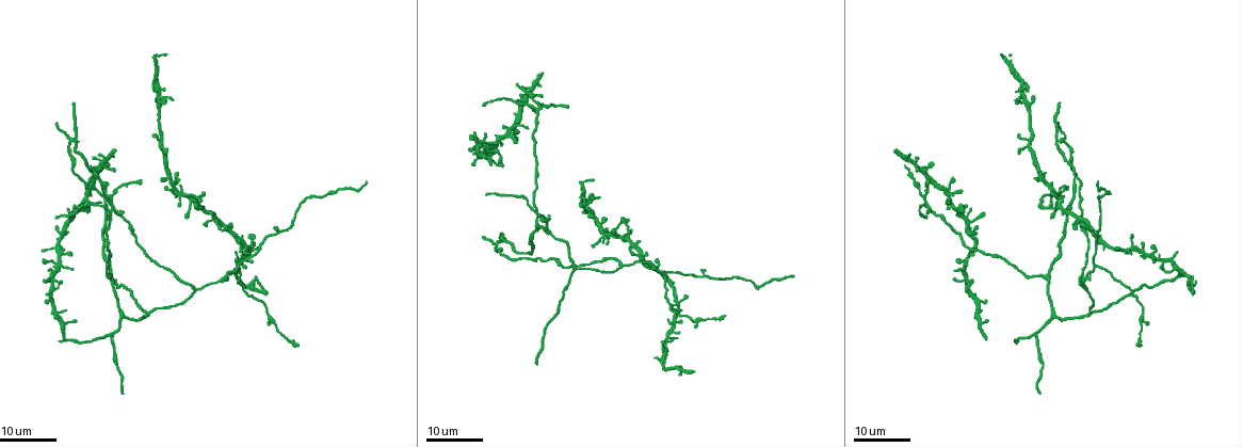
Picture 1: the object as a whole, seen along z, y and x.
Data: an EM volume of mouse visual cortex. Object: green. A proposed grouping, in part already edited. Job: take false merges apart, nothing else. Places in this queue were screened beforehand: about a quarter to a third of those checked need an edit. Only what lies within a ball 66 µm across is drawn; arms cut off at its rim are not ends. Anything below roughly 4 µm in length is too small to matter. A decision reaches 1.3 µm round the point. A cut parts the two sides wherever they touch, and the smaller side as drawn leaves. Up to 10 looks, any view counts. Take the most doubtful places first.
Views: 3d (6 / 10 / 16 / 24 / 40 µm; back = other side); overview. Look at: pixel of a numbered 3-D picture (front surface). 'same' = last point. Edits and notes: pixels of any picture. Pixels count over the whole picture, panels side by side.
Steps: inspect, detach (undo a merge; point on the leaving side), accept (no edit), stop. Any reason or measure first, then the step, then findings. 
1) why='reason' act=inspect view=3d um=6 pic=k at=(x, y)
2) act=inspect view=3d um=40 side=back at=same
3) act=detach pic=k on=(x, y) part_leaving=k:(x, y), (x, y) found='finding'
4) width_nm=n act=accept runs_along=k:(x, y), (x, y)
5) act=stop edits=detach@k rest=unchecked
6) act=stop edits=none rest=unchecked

why='four or more arms meet' act=inspect view=3d um=16 pic=1 at=(931, 210)

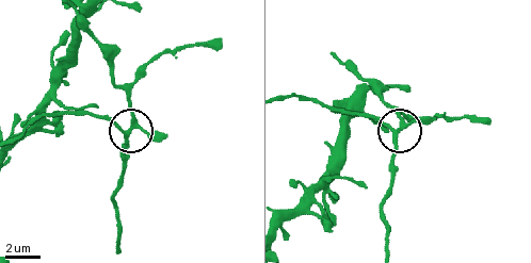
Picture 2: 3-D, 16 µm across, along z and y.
why='zoom in' act=inspect view=3d um=10 pic=2 at=(125, 130)

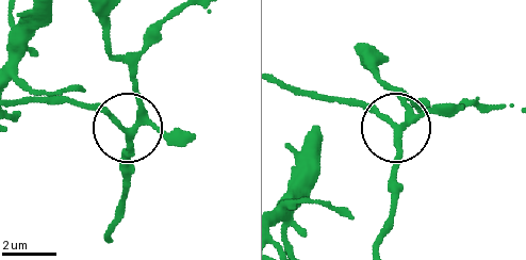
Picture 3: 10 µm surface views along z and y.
arms=4 act=accept found='one neuron here'

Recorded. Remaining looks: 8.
act=inspect view=3d um=24 pic=1 at=(110, 337)

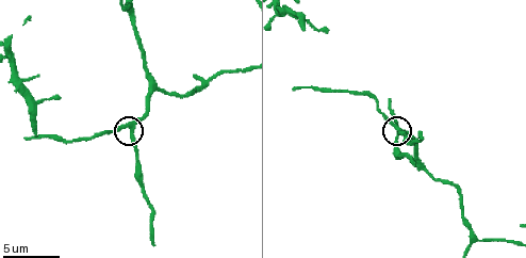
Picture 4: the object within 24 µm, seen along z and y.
act=inspect view=3d um=10 pic=4 at=(398, 131)

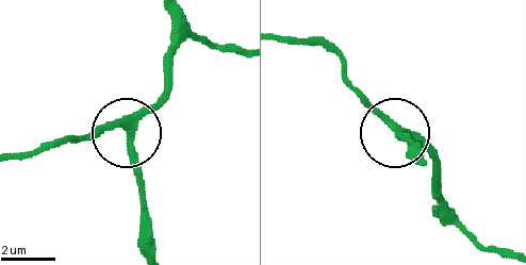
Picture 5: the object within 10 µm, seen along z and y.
arms=3 act=accept runs_along=5:(465, 229), (443, 197), (431, 155), (390, 128), (344, 82) found='all the same neuron'

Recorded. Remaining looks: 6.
why='arms part here' act=inspect view=3d um=24 pic=1 at=(74, 140)

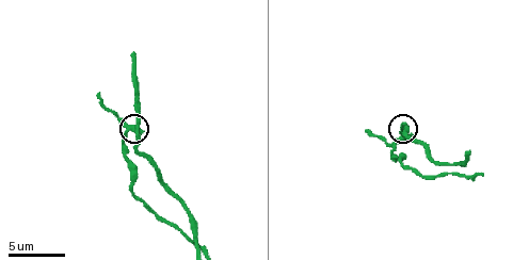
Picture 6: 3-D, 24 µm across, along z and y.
act=inspect view=3d um=10 pic=6 at=(138, 129)

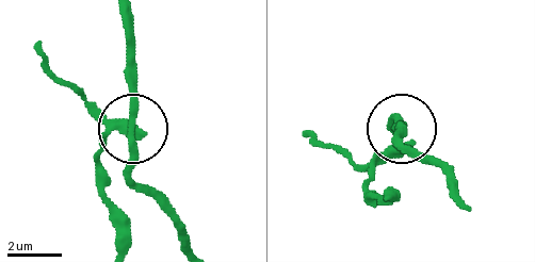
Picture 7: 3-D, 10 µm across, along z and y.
side_arm_um=7 act=accept runs_along=7:(190, 245), (128, 169), (135, 62) found='one neuron here'

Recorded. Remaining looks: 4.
why='three-way junction' act=inspect view=3d um=16 pic=1 at=(1094, 264)

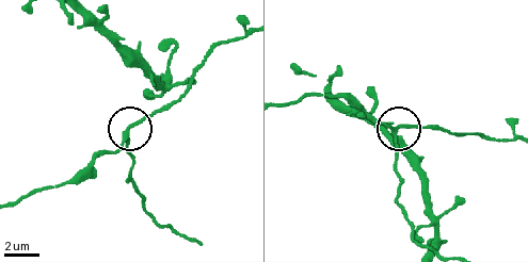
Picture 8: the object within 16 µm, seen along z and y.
act=inspect view=3d um=6 pic=8 at=(125, 132)

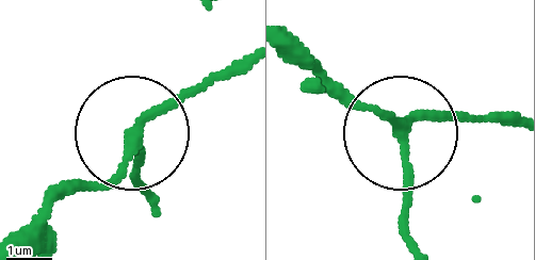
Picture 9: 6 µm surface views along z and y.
act=accept runs_along=9:(293, 59), (400, 131), (407, 249) found='all the same neuron'

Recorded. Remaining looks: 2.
why='three-way junction' act=inspect view=3d um=24 pic=1 at=(193, 289)

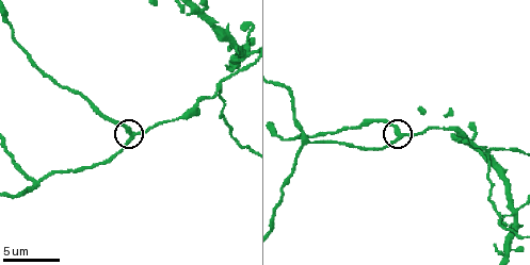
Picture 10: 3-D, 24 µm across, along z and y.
act=inspect view=3d um=6 pic=10 at=(134, 135)

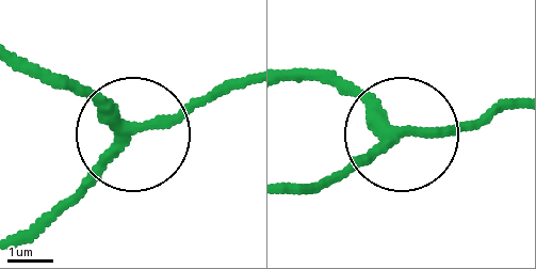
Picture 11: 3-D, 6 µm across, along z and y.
width_nm=260 act=accept runs_along=11:(17, 241), (124, 133), (54, 77) found='continuous, no second neuron'

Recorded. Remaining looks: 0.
act=stop edits=none rest=unchecked

